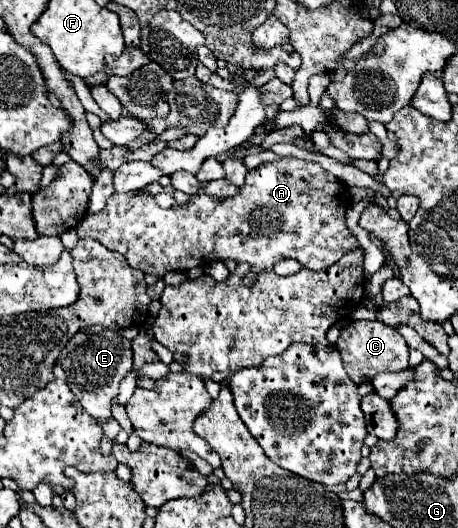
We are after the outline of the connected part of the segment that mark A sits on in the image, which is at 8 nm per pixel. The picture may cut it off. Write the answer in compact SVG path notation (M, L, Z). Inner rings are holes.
M280 158L276 162L262 164L254 172L248 172L246 184L240 188L240 194L222 200L208 194L196 194L192 196L190 204L162 210L160 206L156 206L154 198L144 194L142 190L138 190L136 194L114 192L102 212L84 216L80 226L76 226L76 234L80 238L100 240L106 248L124 254L132 268L146 274L156 274L158 278L162 278L170 270L186 272L194 266L202 266L206 262L222 262L226 258L236 260L238 264L250 264L252 272L272 270L274 264L282 258L294 258L310 270L326 270L346 252L358 248L356 236L346 228L348 206L348 186L326 172L320 164L298 158Z

